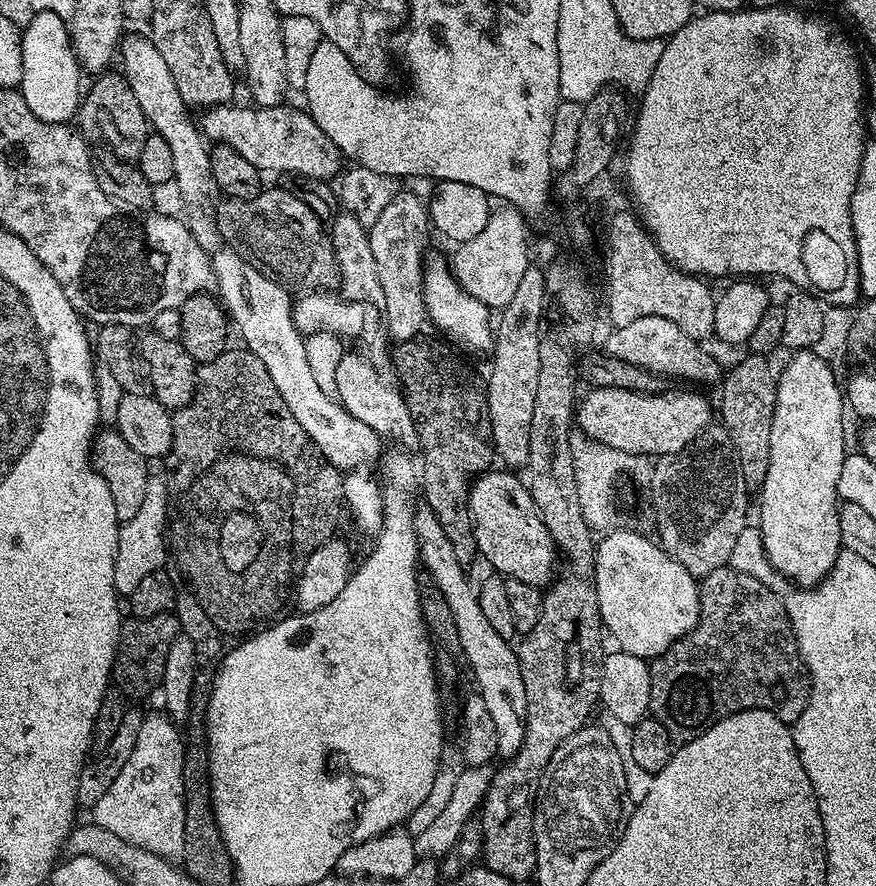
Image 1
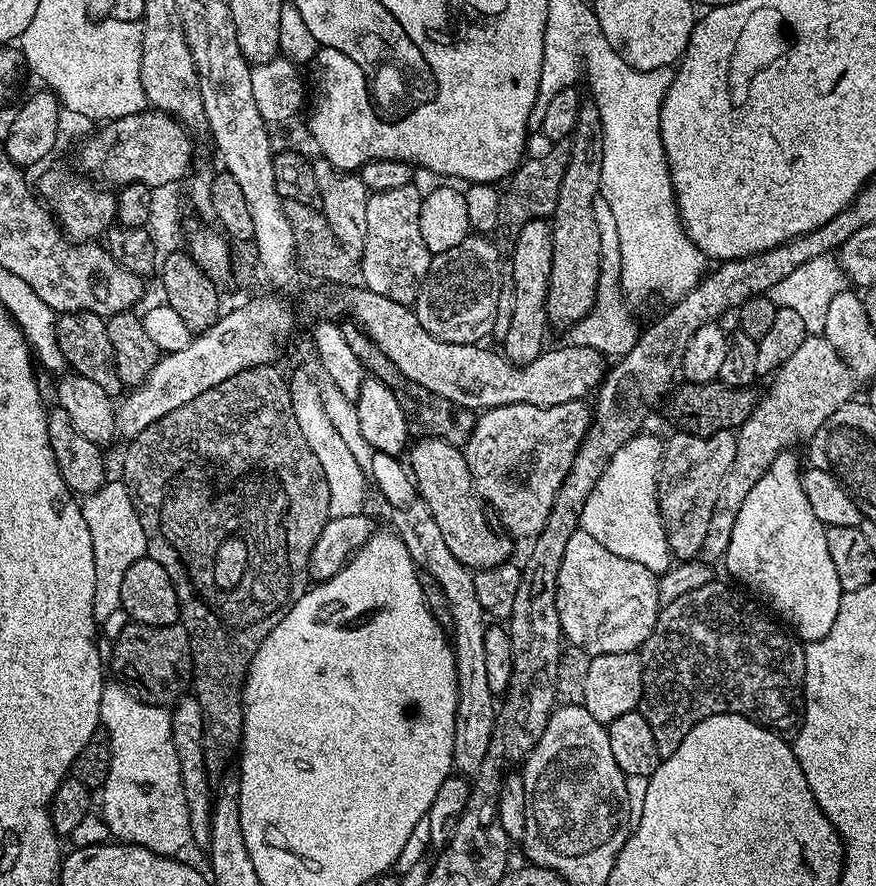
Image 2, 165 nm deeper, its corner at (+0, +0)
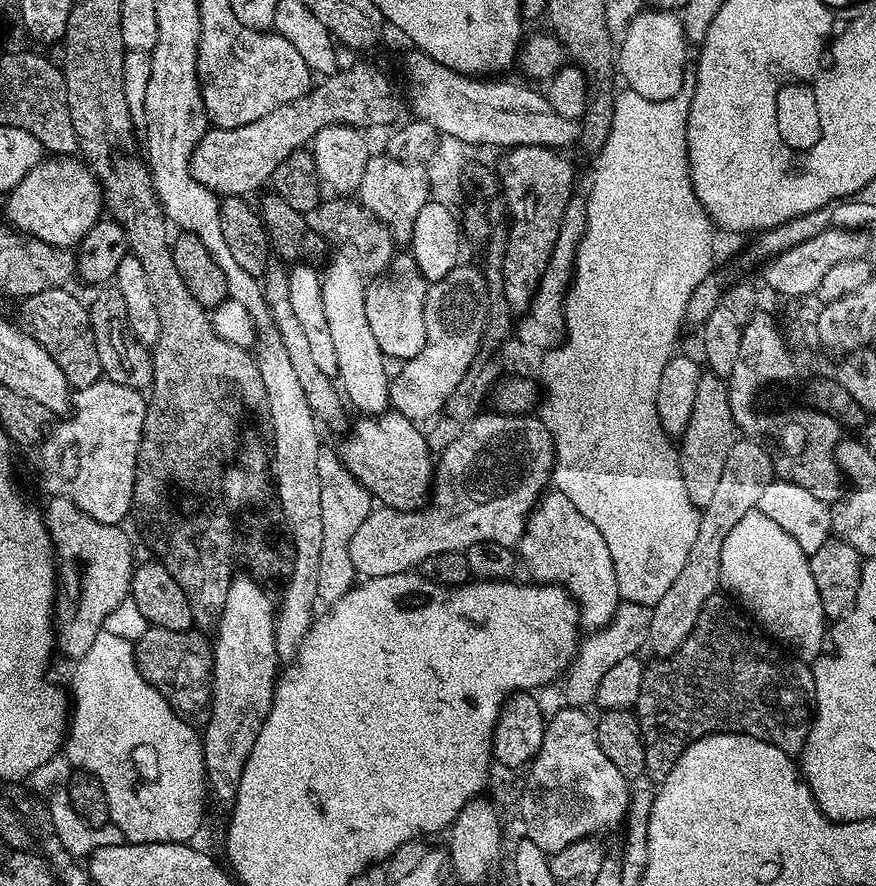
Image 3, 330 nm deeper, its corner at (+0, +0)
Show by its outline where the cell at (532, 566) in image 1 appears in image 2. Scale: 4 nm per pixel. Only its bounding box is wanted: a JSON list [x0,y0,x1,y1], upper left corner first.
[406,436,513,570]

